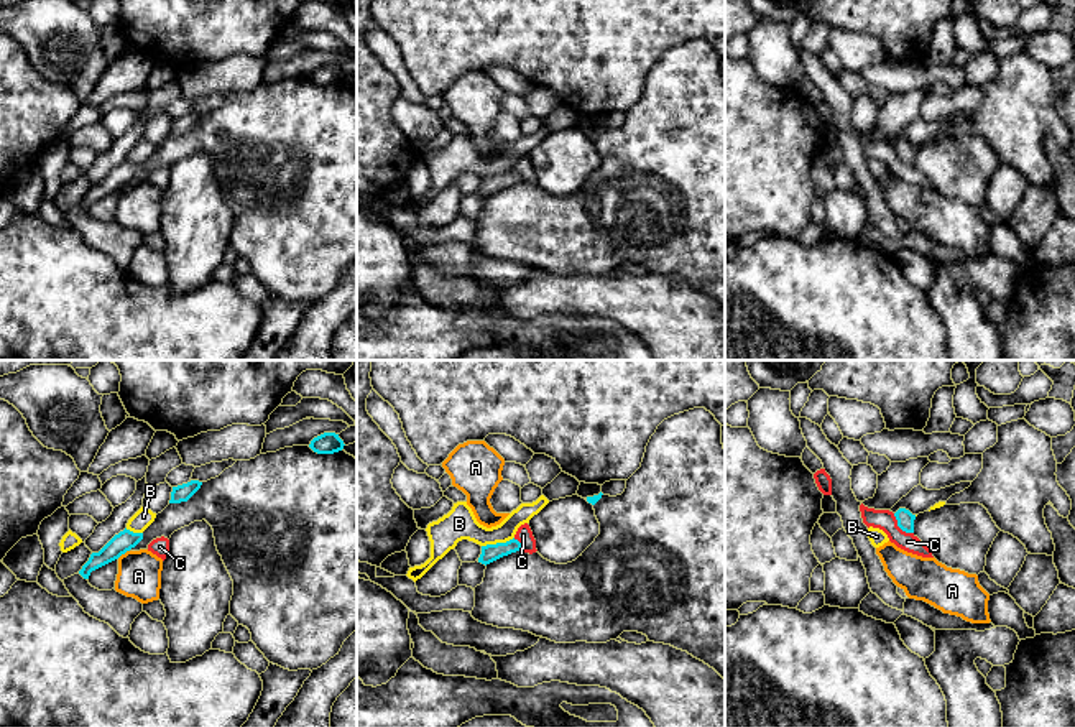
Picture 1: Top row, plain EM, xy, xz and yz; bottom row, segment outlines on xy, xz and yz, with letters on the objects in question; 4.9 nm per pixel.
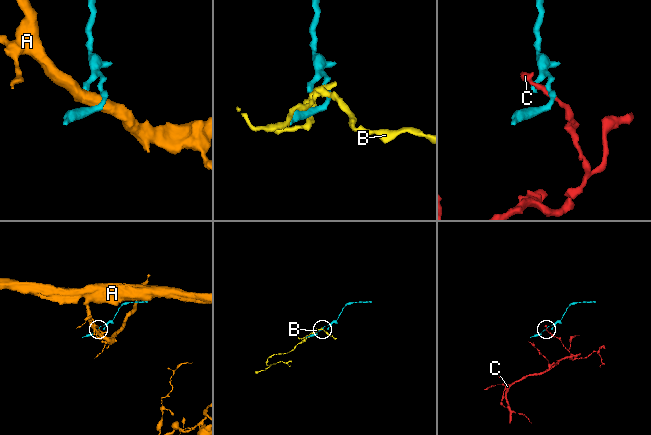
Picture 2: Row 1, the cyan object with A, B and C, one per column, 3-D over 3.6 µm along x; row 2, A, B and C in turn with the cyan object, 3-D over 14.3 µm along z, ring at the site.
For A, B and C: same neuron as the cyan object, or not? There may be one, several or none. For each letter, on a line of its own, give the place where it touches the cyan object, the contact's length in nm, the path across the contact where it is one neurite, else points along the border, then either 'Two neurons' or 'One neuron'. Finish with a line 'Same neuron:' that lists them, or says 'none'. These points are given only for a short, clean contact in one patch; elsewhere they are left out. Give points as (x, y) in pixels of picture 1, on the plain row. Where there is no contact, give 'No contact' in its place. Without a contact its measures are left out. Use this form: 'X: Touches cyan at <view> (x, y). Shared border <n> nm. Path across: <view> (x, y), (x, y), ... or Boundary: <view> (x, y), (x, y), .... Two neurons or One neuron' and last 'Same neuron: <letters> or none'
A: Touches cyan at xy (122, 185). Shared border 80 nm. Boundary: xy (129, 181), (117, 189). Two neurons
B: Touches cyan at xz (497, 175). Shared border 170 nm. Two neurons
C: Touches cyan at yz (899, 158). Shared border 140 nm. Boundary: yz (893, 145), (898, 157), (913, 165). Two neurons
Same neuron: none

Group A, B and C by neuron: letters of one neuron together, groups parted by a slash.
A / B / C

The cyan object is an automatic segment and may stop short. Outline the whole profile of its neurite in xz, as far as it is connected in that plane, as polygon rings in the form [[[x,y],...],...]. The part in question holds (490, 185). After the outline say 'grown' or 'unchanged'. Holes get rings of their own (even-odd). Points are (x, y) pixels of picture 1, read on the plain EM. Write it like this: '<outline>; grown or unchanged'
[[[510,171],[506,174],[496,174],[496,176],[487,176],[482,178],[482,186],[478,189],[478,194],[490,196],[503,188],[508,188],[511,184],[516,184],[521,181],[521,174],[518,171]]]; unchanged

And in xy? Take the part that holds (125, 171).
[[[123,161],[115,166],[99,184],[92,184],[89,192],[82,197],[79,206],[89,211],[90,204],[118,191],[122,186],[135,179],[143,171],[143,164]]]; unchanged

